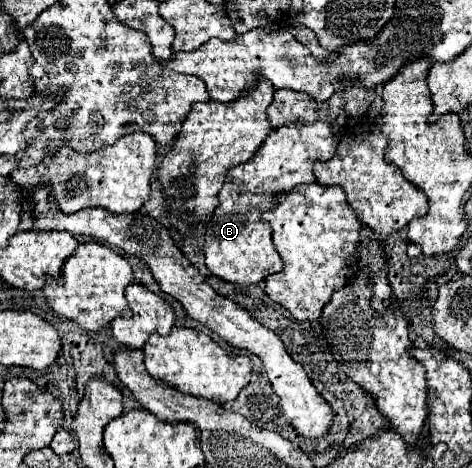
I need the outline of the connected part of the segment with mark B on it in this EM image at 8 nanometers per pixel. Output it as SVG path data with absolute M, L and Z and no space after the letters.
M331 123L283 125L269 133L253 159L227 171L225 185L219 191L219 207L207 221L203 247L207 269L213 275L229 283L249 285L283 269L283 261L273 247L271 225L263 221L261 215L267 209L273 209L275 197L295 189L297 185L309 185L315 181L313 163L329 161L335 155L341 133L343 129Z

